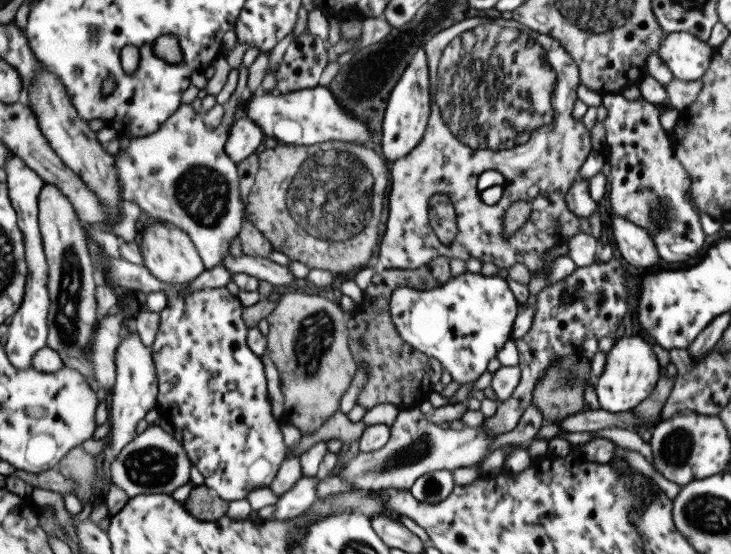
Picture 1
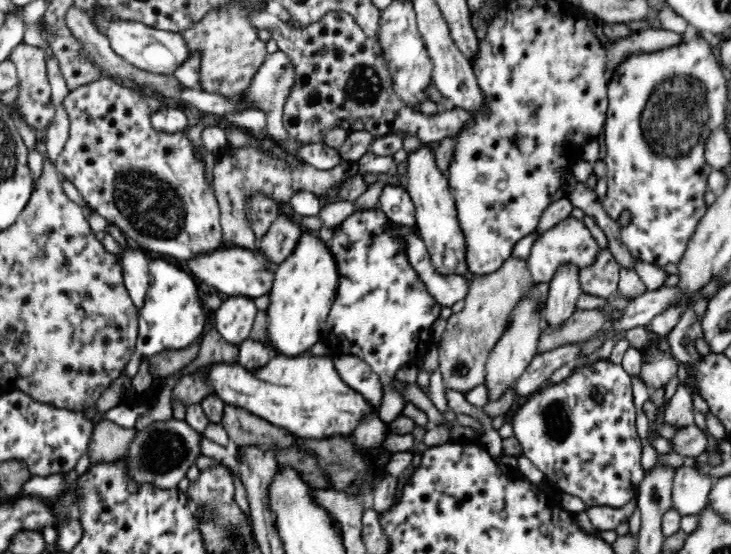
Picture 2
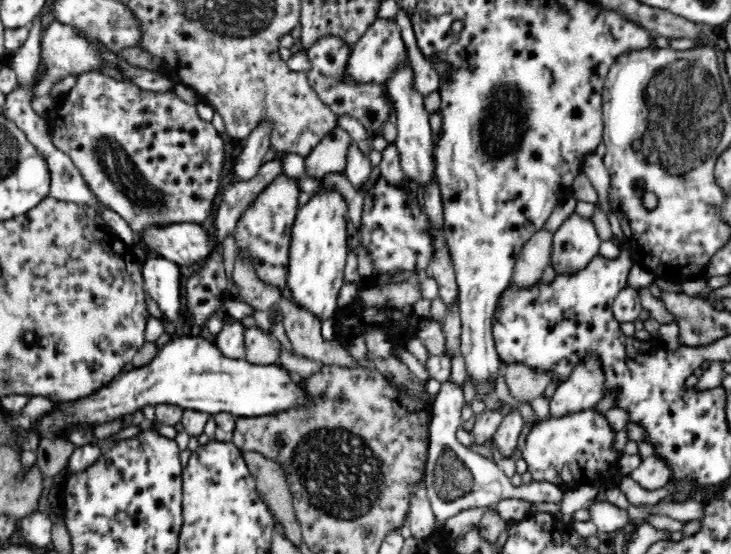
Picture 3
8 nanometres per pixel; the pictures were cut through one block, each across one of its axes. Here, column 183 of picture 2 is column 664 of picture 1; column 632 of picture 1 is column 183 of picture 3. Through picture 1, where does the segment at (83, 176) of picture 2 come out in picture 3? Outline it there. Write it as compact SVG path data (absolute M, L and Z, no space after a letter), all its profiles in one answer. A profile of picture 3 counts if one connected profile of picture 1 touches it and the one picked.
M88 72L88 74L77 76L76 84L66 93L60 105L53 108L47 120L51 122L49 130L51 130L50 133L55 147L72 159L72 162L80 169L93 195L100 203L120 214L126 220L132 232L142 236L142 232L146 232L150 227L158 227L159 229L161 226L182 223L202 225L204 222L208 222L210 216L214 214L216 196L218 196L222 172L224 166L226 166L226 155L224 154L226 137L219 134L210 121L200 118L196 105L186 103L176 95L174 90L172 92L152 92L132 83L116 81L104 74Z

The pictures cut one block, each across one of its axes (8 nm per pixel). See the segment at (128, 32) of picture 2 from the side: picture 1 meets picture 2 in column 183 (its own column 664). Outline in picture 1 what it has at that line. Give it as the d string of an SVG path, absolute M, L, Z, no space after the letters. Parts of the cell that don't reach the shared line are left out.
M684 32L667 33L655 55L664 62L673 78L694 81L705 73L712 58L712 47Z

